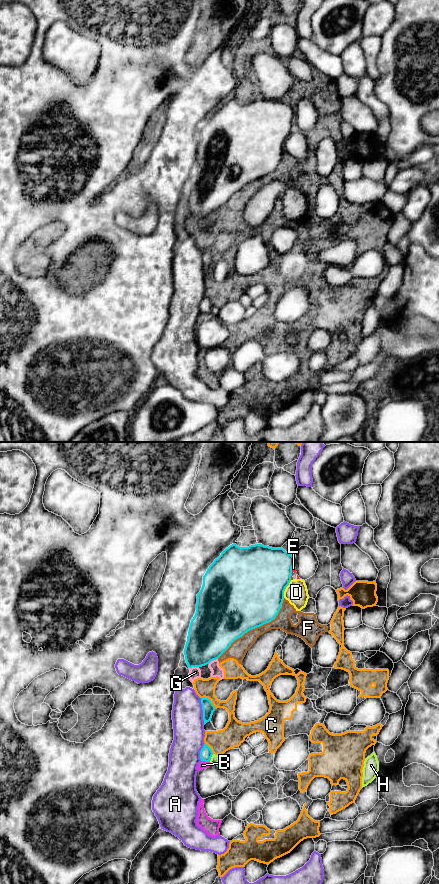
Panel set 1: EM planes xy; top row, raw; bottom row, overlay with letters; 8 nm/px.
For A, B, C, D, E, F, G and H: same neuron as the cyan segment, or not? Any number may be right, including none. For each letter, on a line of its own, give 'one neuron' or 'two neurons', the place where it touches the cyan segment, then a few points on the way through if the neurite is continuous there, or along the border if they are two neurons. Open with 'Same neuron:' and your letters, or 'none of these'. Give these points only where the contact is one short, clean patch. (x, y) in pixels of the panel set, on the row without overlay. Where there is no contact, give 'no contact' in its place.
Same neuron: none of these
A: two neurons; meets cyan in xy at (203, 263)
B: two neurons; meets cyan in xy at (205, 313); border along xy (201, 312), (209, 314)
C: two neurons; meets cyan in xy at (210, 252)
D: two neurons; meets cyan in xy at (285, 140)
E: two neurons; meets cyan in xy at (291, 120); border along xy (293, 117), (291, 123)
F: two neurons; meets cyan in xy at (255, 179)
G: two neurons; meets cyan in xy at (193, 218)
H: two neurons; meets cyan in xy at (210, 310); border along xy (213, 306), (209, 313)

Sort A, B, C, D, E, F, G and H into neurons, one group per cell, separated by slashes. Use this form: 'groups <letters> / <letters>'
groups A / B C D E F G / H

